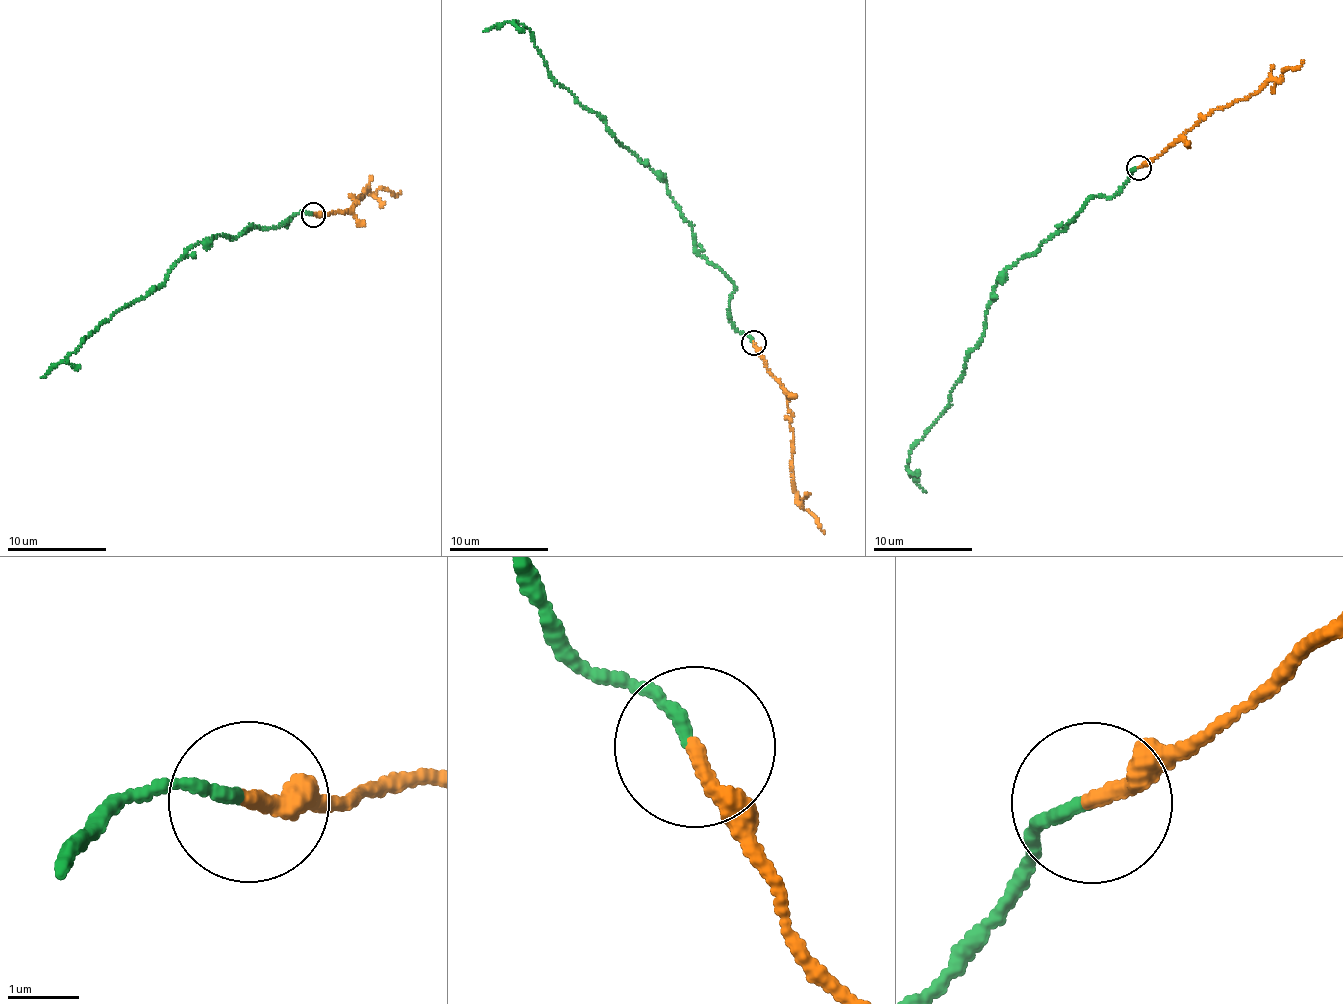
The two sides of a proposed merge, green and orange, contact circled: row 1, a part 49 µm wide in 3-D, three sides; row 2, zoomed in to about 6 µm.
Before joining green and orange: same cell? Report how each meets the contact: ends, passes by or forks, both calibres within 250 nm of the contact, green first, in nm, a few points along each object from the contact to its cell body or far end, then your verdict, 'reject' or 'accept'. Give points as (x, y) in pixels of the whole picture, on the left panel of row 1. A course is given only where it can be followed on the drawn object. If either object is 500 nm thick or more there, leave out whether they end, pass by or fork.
green ends; orange ends; calibres 160 and 240 nm; course green (312, 214), (301, 211), (287, 226), (233, 238), (223, 233), (187, 251), (168, 279), (41, 377); course orange (312, 214), (351, 210), (366, 191), (400, 191); reject

